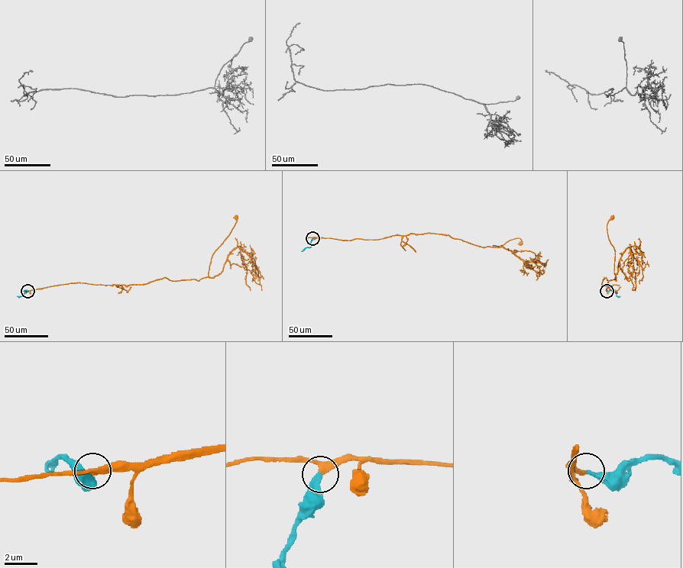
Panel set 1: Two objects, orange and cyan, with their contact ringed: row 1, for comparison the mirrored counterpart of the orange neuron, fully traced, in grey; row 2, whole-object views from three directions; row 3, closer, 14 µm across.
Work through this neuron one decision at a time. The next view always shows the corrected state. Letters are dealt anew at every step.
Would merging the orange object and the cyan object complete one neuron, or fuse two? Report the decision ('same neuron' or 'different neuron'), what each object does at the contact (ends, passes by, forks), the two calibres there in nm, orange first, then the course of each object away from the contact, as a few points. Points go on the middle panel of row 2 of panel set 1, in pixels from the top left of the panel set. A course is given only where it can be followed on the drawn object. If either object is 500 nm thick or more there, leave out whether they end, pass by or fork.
same neuron; orange passes by; cyan ends; calibres 320 and 320 nm; course orange (312, 238), (378, 239), (396, 234), (431, 233), (448, 234), (484, 247), (500, 246), (517, 237), (520, 243); course cyan (312, 238), (310, 246), (302, 251)

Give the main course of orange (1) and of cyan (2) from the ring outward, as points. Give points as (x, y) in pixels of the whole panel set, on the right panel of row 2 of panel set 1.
1: (606, 290), (609, 284), (602, 285), (603, 278), (616, 279), (615, 250), (606, 227), (612, 217)
2: (606, 290), (611, 290), (616, 296), (620, 295)

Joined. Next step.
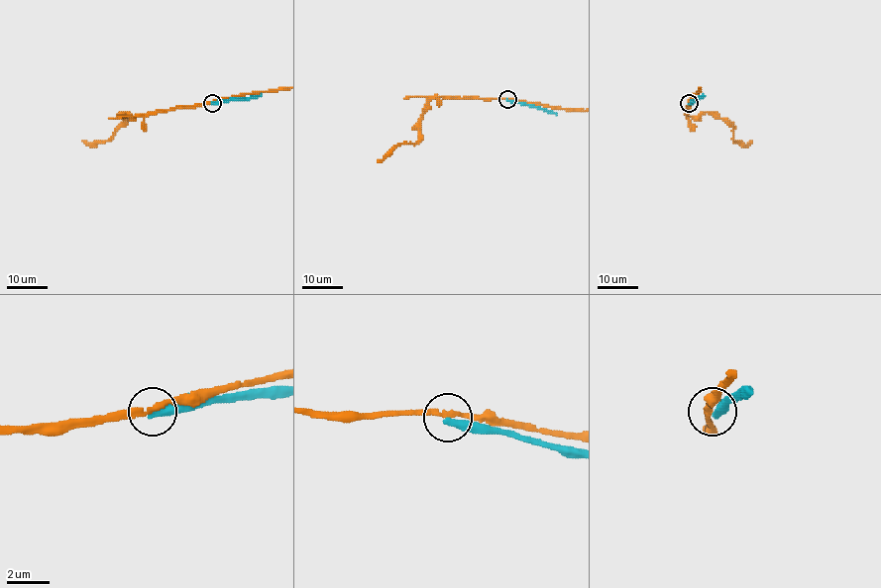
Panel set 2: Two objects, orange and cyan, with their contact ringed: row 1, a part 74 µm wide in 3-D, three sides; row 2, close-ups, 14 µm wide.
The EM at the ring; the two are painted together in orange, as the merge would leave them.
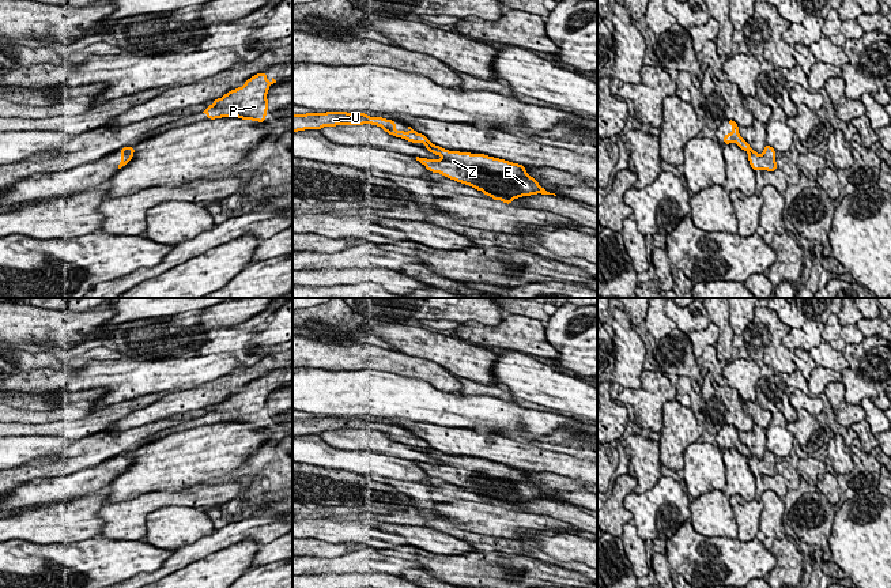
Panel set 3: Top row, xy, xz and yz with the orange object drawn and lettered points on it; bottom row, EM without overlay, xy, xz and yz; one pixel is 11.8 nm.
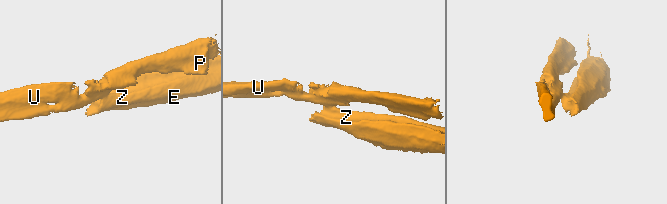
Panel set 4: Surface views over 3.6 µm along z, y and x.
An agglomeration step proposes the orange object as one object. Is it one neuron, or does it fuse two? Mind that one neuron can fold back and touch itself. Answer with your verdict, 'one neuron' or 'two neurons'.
two neurons

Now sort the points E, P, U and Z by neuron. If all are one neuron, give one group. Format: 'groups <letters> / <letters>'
groups E Z / P U

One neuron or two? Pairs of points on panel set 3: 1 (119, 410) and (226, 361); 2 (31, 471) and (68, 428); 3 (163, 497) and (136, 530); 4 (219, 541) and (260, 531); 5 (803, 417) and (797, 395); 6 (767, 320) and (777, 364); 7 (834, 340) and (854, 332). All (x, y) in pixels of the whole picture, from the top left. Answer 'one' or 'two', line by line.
1: two
2: two
3: one
4: one
5: two
6: one
7: two

